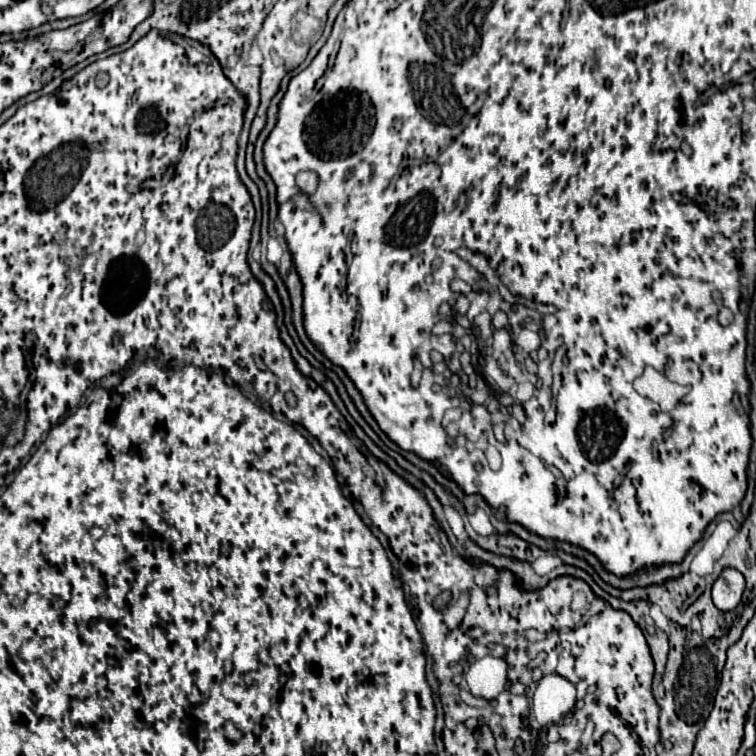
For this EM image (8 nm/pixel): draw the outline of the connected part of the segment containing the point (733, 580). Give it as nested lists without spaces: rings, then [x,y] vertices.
[[[724,568],[712,586],[714,606],[722,612],[734,610],[742,600],[742,592],[744,592],[744,576],[734,568]]]

